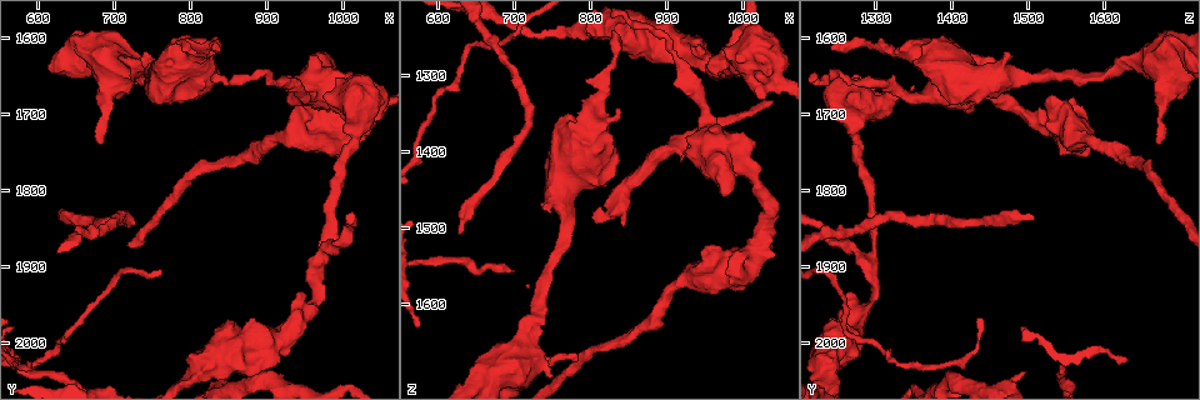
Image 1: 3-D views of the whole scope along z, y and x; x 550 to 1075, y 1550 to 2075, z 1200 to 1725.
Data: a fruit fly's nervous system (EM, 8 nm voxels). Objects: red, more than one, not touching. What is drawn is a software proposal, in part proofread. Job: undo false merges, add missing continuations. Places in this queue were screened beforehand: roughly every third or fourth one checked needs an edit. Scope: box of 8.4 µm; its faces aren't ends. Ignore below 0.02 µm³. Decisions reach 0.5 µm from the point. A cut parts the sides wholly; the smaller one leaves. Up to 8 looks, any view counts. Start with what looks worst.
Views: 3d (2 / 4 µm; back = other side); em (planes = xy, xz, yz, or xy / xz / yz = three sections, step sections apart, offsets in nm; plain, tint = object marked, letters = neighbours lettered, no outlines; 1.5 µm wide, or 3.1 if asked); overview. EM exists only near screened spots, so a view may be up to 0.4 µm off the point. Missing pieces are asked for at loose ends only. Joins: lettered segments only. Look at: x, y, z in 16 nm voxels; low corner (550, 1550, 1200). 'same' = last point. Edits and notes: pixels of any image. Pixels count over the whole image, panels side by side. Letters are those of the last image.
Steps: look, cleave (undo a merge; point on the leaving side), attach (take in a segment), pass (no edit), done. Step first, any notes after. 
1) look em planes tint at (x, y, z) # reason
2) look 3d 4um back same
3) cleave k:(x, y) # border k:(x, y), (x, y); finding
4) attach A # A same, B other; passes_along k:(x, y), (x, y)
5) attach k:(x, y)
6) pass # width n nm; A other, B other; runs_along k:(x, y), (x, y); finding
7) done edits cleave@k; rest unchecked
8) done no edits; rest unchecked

look em yz step 8 tint at (630, 1835, 1510)

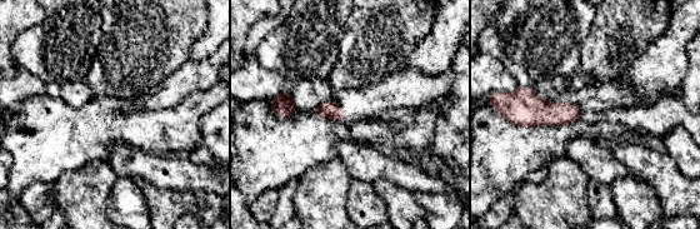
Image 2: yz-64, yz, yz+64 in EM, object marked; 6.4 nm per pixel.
look em planes letters same # another direction

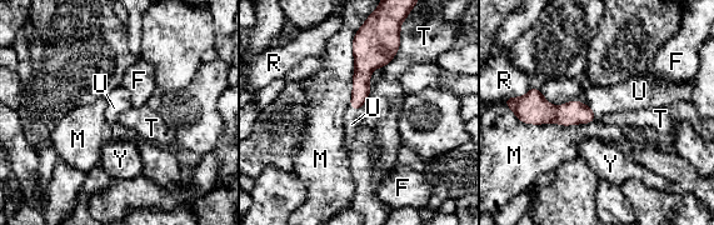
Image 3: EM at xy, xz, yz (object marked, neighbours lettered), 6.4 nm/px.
attach U # longest_contact M 500 nm; F other, M other, R other, T other, U same, Y other; passes_along 3:(574, 111), (592, 110), (628, 96); it goes on there

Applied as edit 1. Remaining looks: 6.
look overview

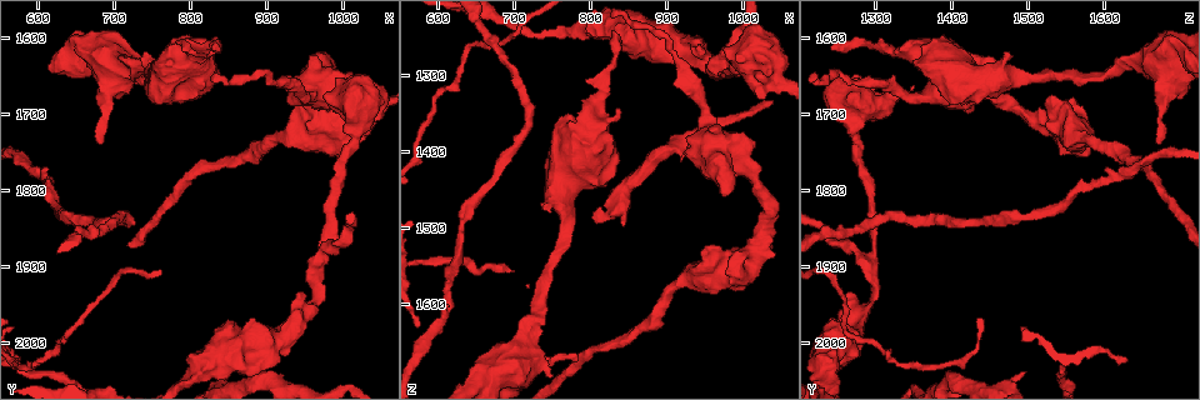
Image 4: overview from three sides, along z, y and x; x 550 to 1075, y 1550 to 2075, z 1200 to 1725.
look em xy step 8 letters at (845, 2045, 1495) # free end

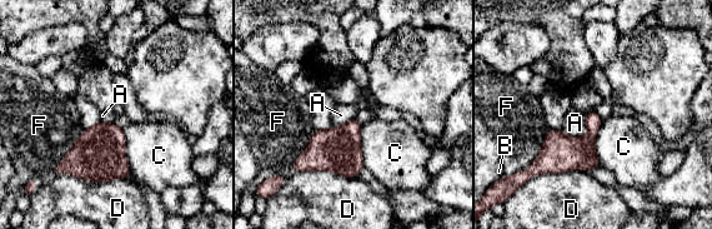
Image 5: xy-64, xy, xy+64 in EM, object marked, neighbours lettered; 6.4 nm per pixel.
look em planes letters same # cut it another way

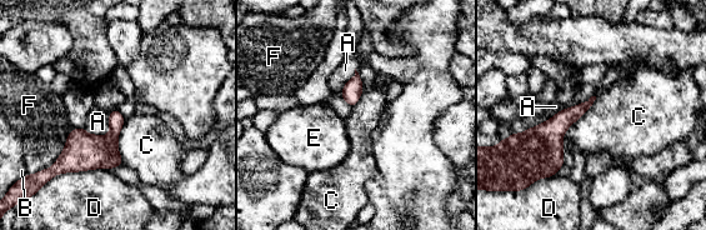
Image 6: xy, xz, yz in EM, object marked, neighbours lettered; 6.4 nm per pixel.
pass # A other, B other, C other, D other, E other, F other; no lettered segment goes on from it

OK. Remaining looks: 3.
look em planes letters at (970, 1890, 1290) # three-way junction

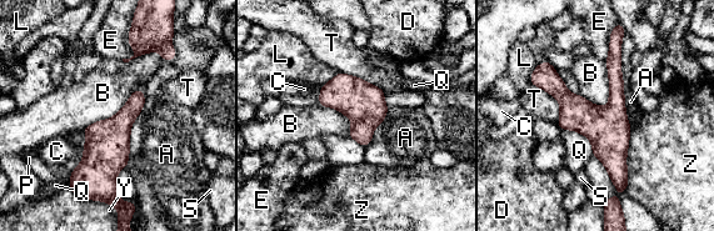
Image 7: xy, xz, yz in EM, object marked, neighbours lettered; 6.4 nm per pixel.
pass # width 240 nm; longest_contact A 460 nm; A other, B other, C other, D other, E other, L other, P other, Q other, S other, T other, Y other, Z other; one neuron here

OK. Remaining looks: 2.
done edits attach@3; rest unchecked

